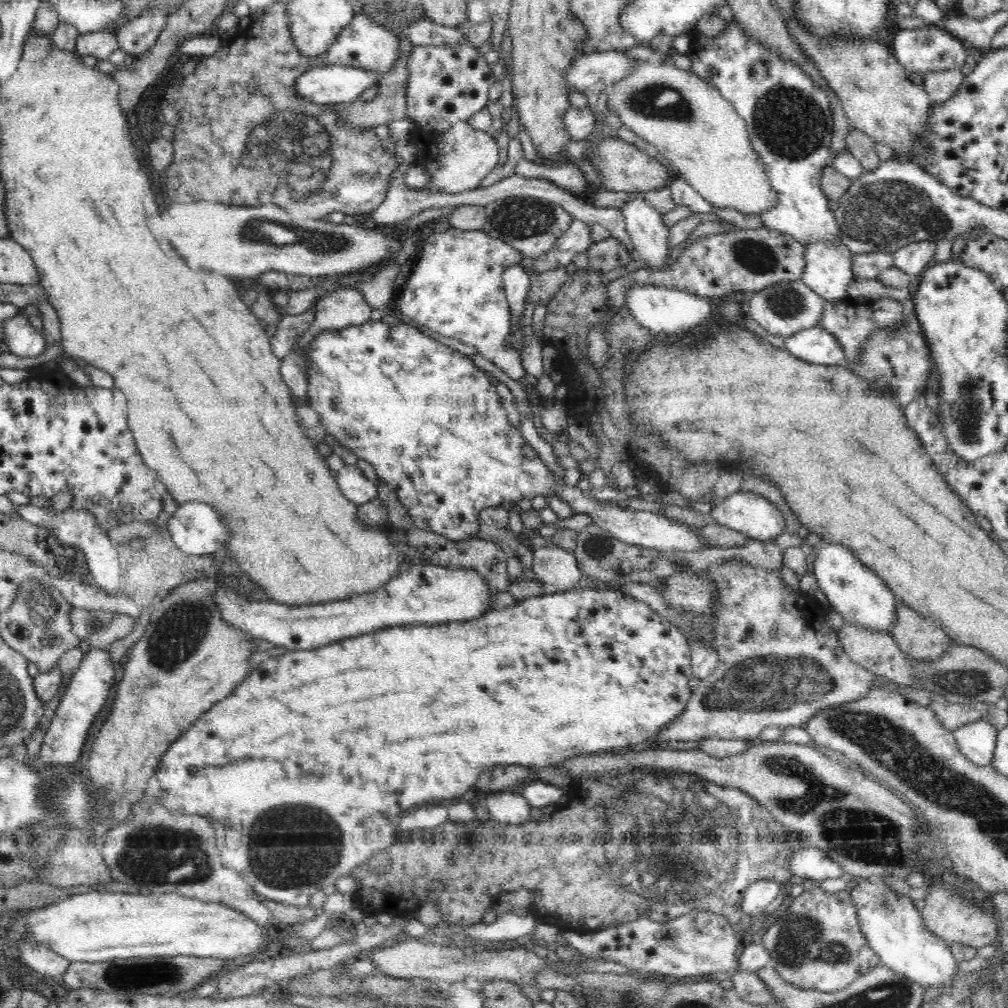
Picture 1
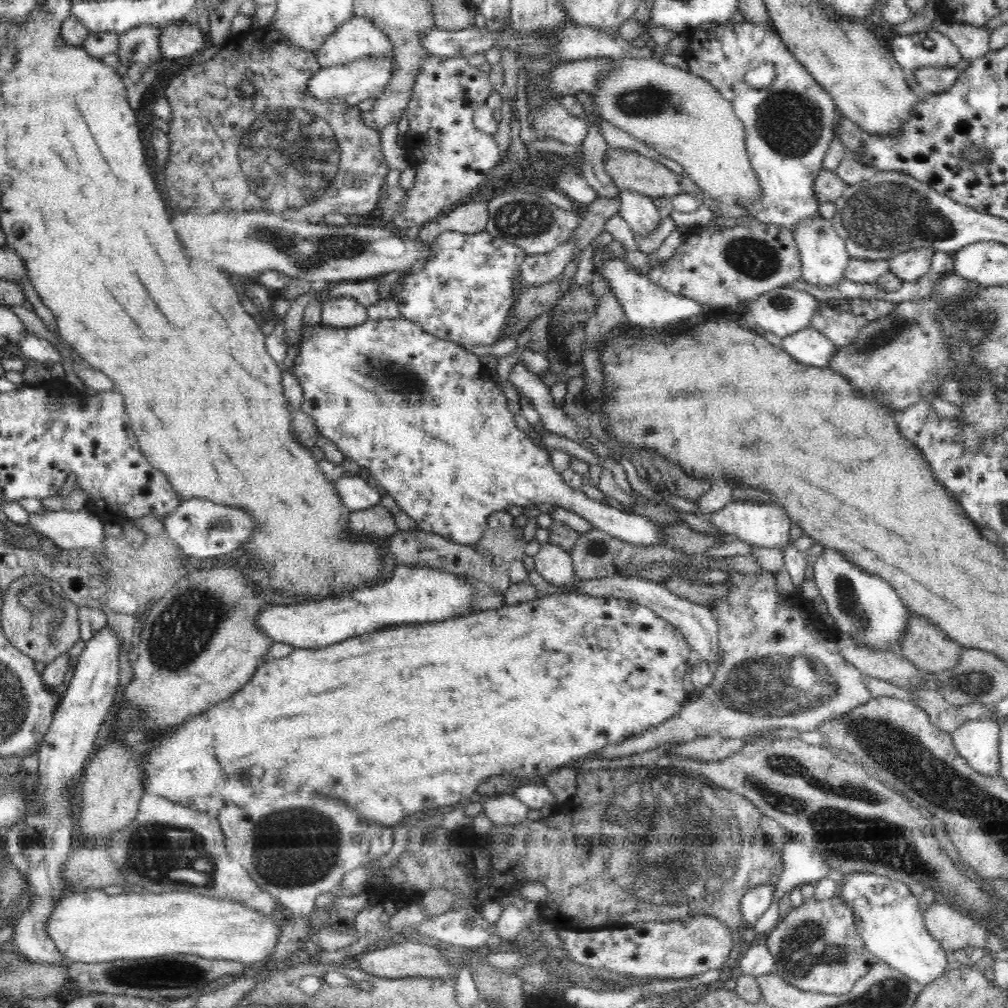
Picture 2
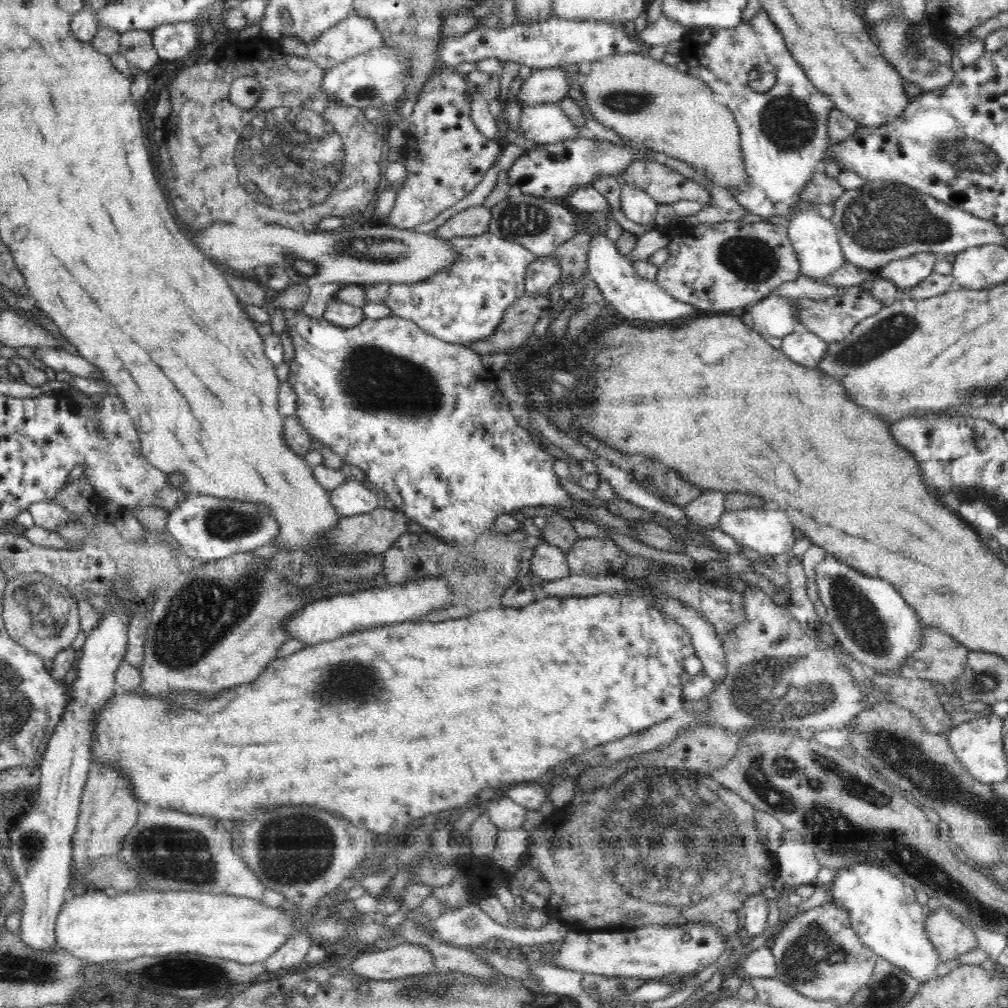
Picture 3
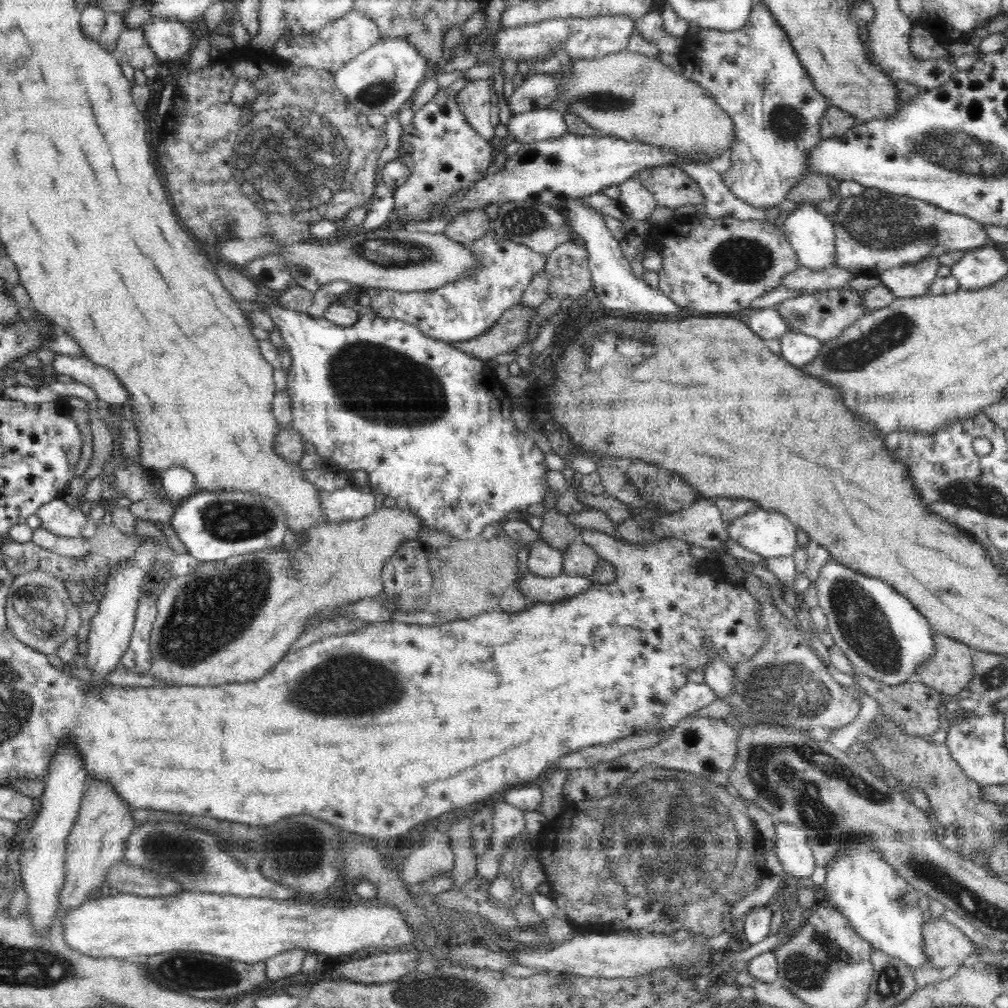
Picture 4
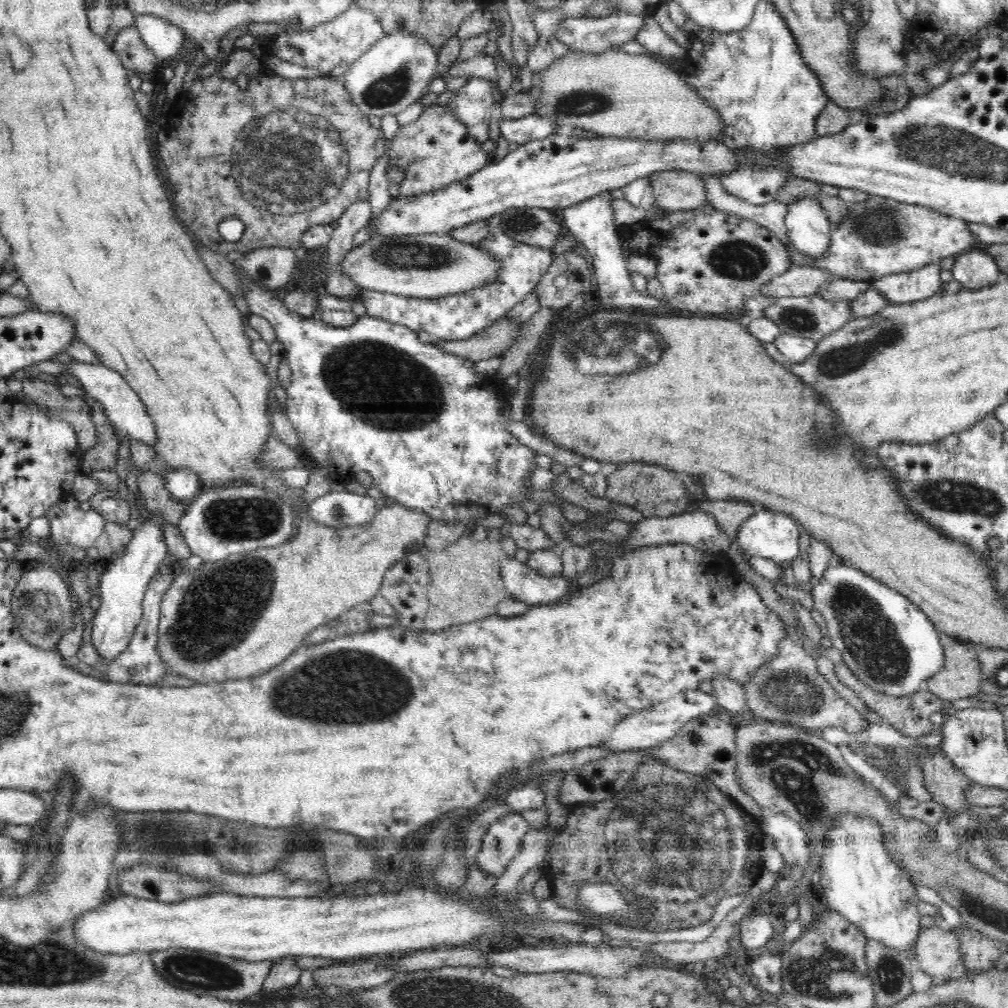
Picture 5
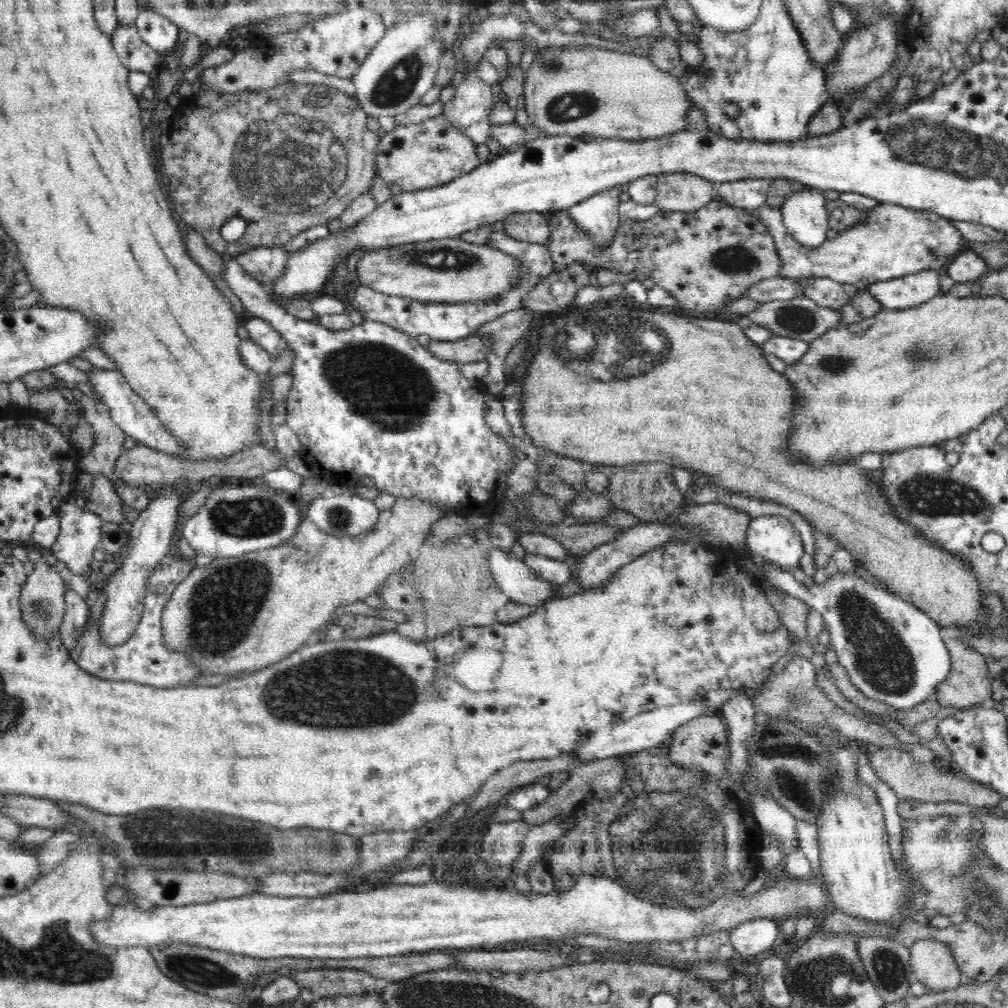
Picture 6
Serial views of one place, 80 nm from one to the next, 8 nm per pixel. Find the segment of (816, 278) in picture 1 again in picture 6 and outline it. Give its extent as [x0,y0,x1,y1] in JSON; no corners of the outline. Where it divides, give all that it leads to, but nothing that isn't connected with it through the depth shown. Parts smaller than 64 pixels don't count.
[780,187,831,246]

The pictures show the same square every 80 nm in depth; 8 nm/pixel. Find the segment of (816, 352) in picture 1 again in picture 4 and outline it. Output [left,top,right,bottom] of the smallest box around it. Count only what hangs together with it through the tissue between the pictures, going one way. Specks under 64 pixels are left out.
[779,330,823,368]

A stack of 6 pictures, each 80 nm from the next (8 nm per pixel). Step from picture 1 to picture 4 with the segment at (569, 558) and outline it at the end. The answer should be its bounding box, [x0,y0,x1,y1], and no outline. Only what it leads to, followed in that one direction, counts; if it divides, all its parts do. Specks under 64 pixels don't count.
[526,541,564,578]

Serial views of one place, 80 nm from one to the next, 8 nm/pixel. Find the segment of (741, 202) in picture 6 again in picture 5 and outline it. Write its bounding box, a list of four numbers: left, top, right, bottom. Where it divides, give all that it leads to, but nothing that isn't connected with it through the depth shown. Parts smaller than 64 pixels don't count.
[720,165,792,206]

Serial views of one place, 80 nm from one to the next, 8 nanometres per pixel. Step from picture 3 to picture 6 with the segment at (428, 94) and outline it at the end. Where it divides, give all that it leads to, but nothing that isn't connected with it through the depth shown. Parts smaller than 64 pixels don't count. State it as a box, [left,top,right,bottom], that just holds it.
[376,114,481,192]

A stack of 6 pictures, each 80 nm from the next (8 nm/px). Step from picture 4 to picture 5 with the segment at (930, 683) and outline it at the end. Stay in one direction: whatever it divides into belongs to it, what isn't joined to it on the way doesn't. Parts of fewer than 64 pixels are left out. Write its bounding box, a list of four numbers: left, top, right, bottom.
[922,634,983,701]

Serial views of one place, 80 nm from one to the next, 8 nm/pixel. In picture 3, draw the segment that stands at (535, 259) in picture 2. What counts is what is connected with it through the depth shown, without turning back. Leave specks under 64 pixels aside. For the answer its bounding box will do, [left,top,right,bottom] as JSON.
[525,255,562,295]

